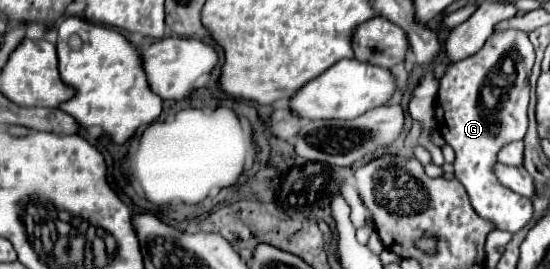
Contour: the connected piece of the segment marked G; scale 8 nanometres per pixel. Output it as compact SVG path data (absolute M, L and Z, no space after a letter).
M502 31L494 33L488 41L486 47L482 47L476 55L470 55L468 59L462 59L460 63L454 63L446 75L440 79L440 91L438 91L438 107L436 107L436 125L440 135L444 137L446 143L452 145L456 153L454 161L454 175L456 179L464 185L470 203L474 211L490 221L494 229L510 231L516 233L522 227L526 227L532 219L534 207L532 201L514 193L512 189L506 189L496 173L496 155L502 147L506 147L512 141L520 141L526 135L528 129L528 93L530 93L530 73L534 65L534 47L528 41L528 35L522 31Z

